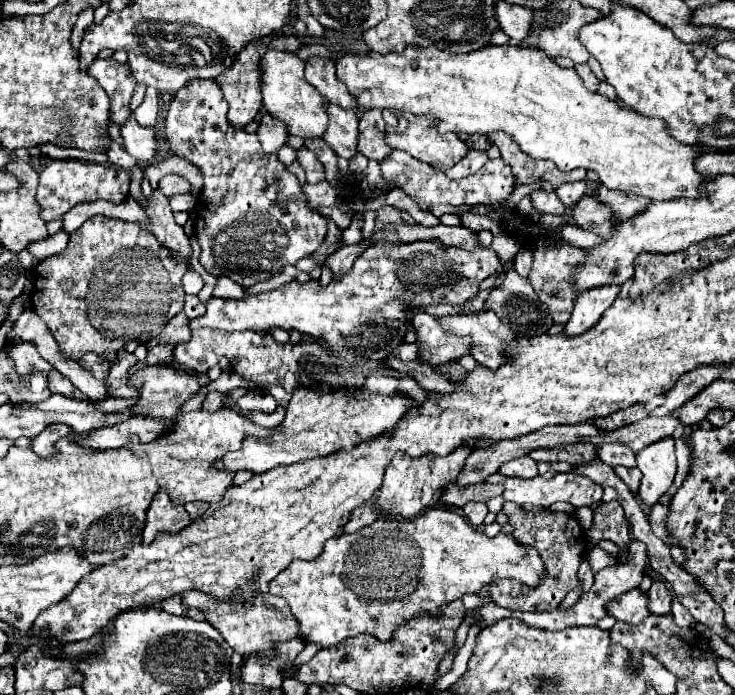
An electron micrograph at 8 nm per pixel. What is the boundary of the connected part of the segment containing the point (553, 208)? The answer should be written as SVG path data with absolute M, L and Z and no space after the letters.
M535 190L535 192L531 192L531 202L539 214L555 214L555 216L565 214L565 206L561 204L561 200L557 198L555 192Z

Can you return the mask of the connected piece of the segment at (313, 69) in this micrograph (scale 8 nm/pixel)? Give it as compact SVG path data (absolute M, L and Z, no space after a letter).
M311 56L305 62L305 78L307 82L319 90L319 94L323 94L325 100L329 100L331 104L337 104L341 108L349 108L355 110L355 100L353 96L347 92L347 88L335 78L335 62L333 60L325 60L321 62L319 56Z

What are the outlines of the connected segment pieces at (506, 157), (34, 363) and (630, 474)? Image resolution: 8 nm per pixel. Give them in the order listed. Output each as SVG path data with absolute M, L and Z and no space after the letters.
M495 132L493 136L489 136L489 140L491 140L491 144L495 144L501 150L503 162L507 162L513 168L513 174L515 174L519 184L531 184L531 182L543 178L553 188L557 188L557 186L561 186L565 182L575 182L575 180L585 178L585 170L563 172L553 162L535 160L529 154L523 154L519 150L519 146L503 132Z
M13 338L13 340L7 340L7 348L9 348L7 356L15 362L15 370L21 376L27 376L33 370L45 370L45 372L49 372L53 368L47 360L43 360L37 354L37 350L35 350L35 346L31 342L23 342L19 338Z
M615 466L613 470L629 486L629 490L637 496L637 492L639 492L639 470L637 468L625 468L625 466Z

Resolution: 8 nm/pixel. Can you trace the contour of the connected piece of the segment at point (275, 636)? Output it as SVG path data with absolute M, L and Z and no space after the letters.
M191 590L183 594L185 606L197 606L207 612L207 622L211 622L227 640L227 644L241 656L251 652L259 652L265 648L275 648L281 642L299 636L299 622L291 614L287 602L273 594L255 594L251 602L215 602L215 598L207 598L207 594L199 594L199 590Z

